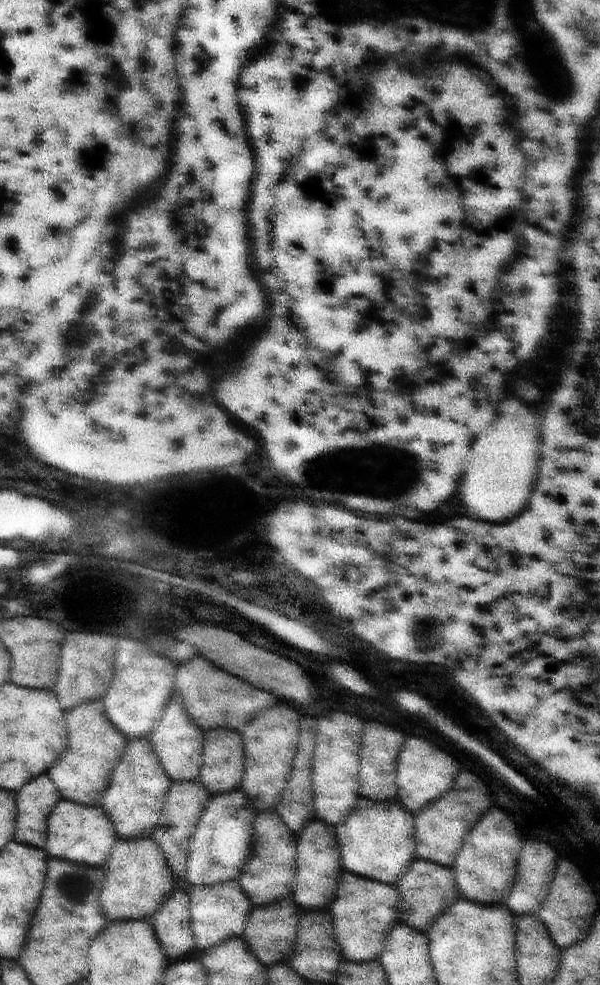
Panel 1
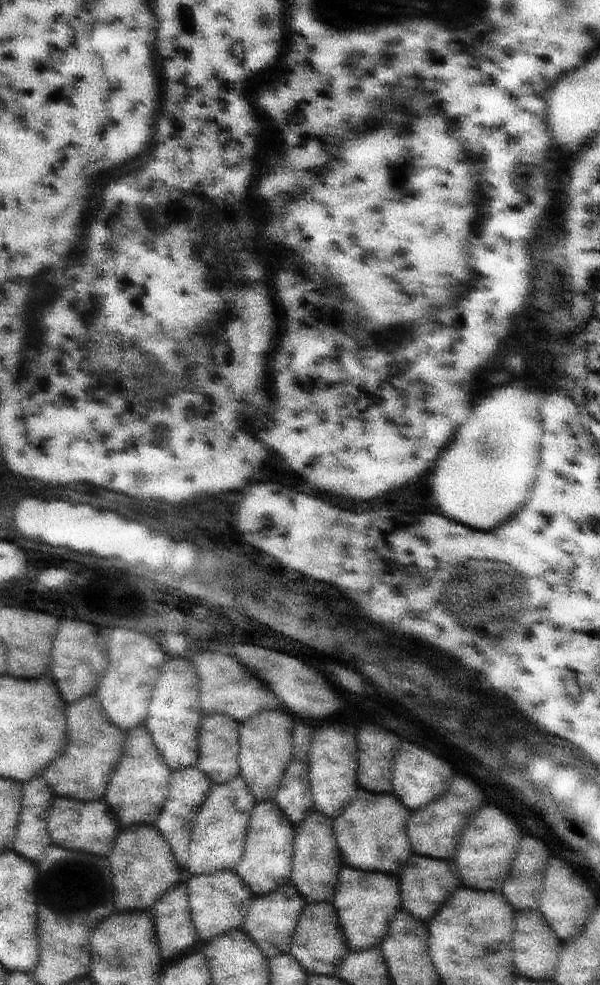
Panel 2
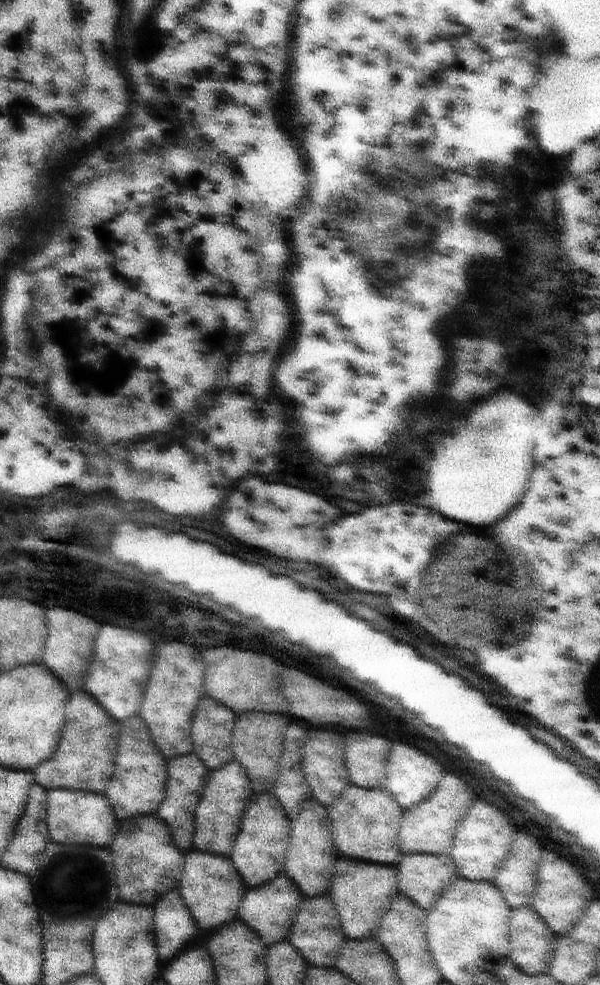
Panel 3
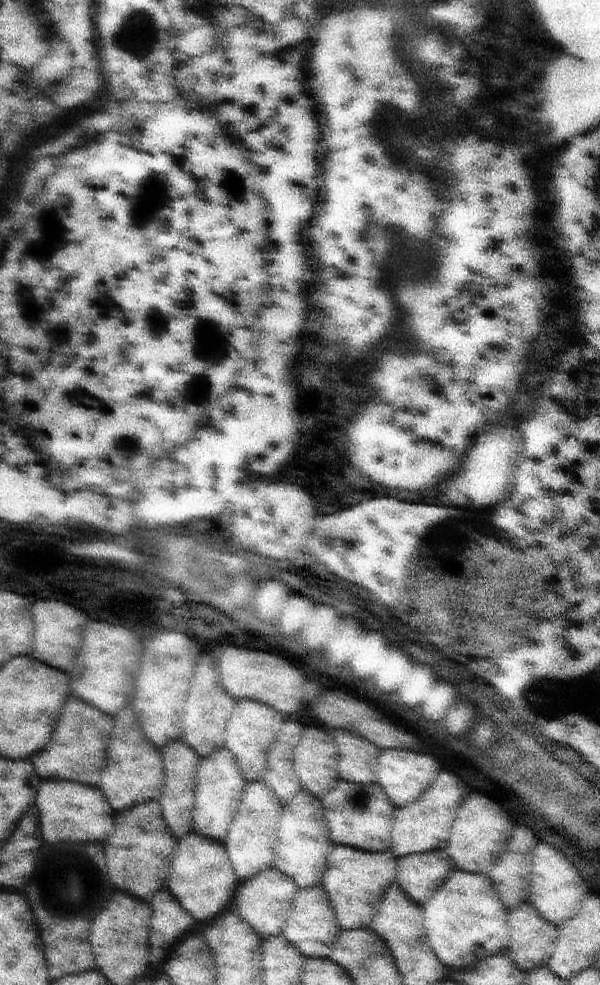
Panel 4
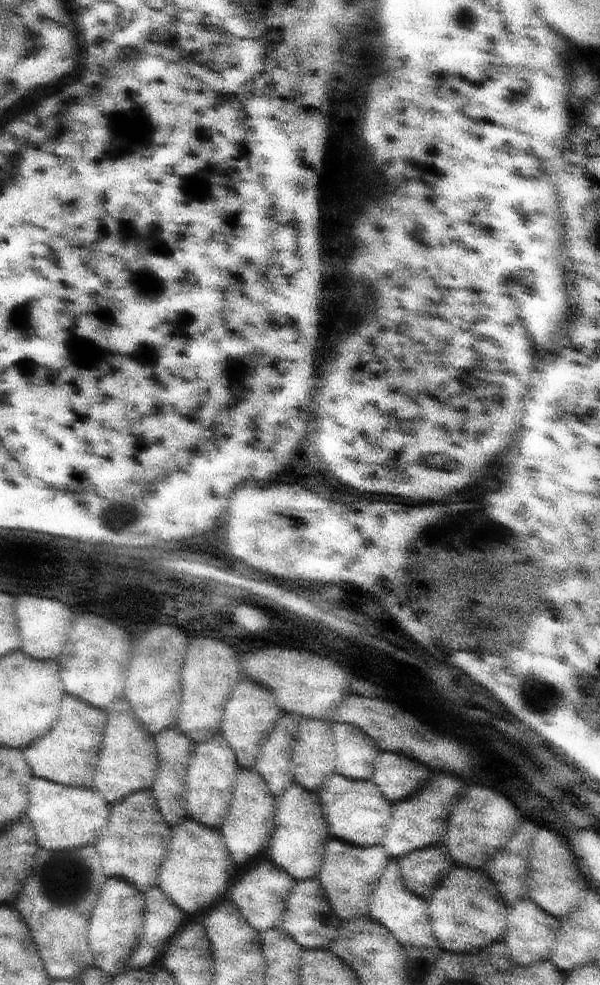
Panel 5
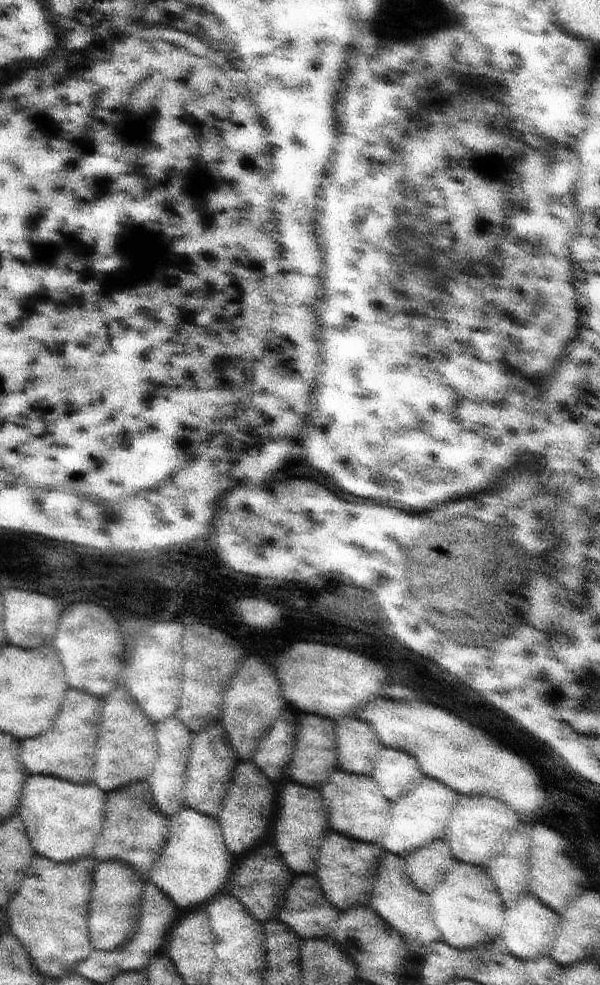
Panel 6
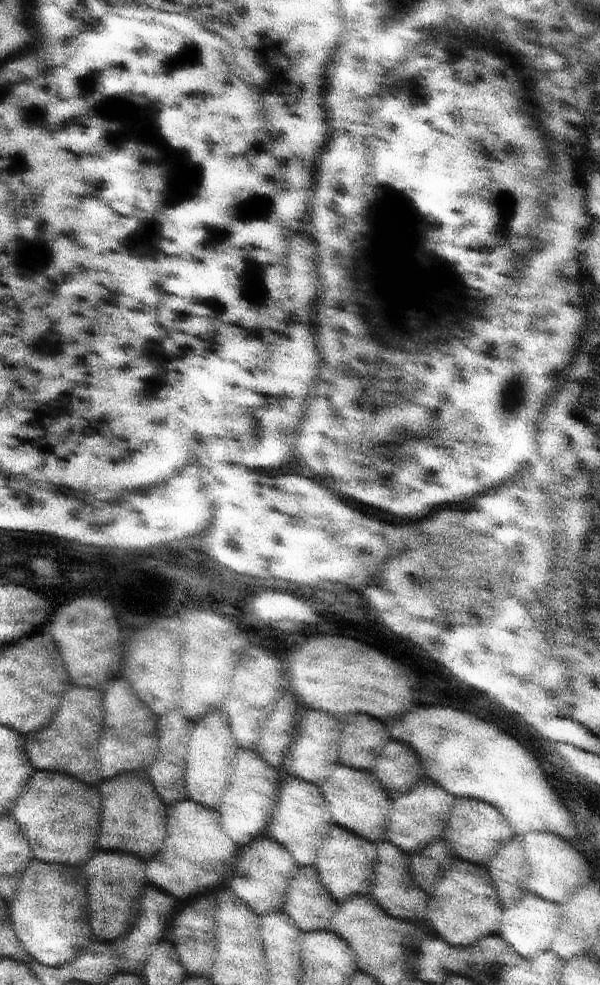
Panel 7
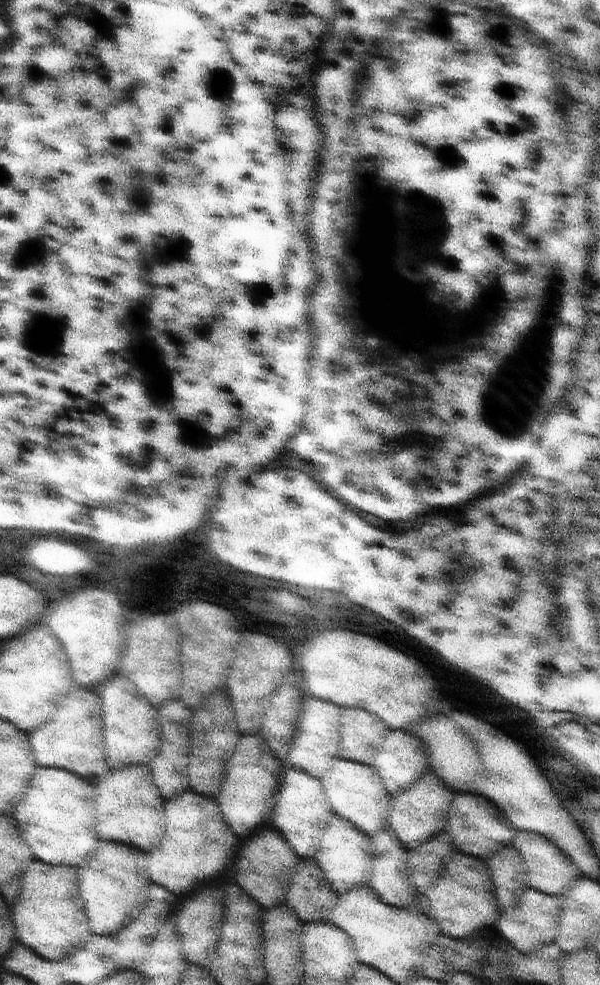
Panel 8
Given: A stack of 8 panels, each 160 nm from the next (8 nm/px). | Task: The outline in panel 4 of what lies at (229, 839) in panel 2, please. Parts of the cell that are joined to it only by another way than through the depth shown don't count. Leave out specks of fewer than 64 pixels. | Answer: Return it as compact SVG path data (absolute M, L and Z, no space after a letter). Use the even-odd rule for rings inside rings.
M224 747L214 755L203 756L196 770L197 801L194 803L194 831L206 834L208 838L214 838L220 842L224 842L229 837L234 818L238 818L242 805L246 804L245 790L250 778L239 760L238 754L234 754L234 750Z

